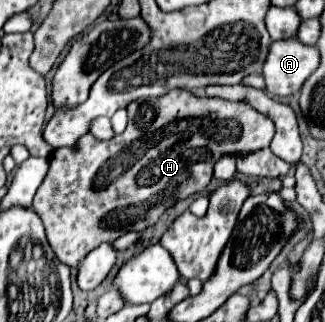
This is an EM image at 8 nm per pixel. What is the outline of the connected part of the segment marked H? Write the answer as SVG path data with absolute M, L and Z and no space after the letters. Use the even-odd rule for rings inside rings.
M171 90L159 98L135 100L127 106L129 122L123 134L107 142L85 134L73 148L57 148L49 156L49 172L39 186L33 210L39 214L47 240L55 256L75 268L99 244L111 242L125 232L143 232L177 200L203 192L213 176L213 164L223 154L245 154L267 148L275 128L273 122L243 102L223 102L221 98L197 96L189 90Z

